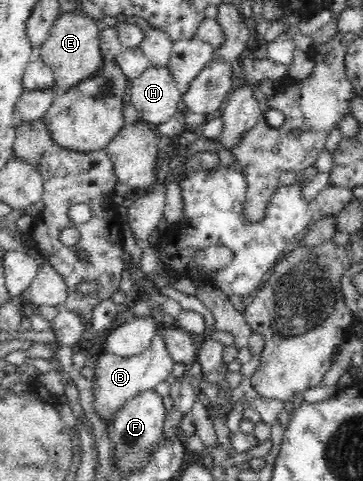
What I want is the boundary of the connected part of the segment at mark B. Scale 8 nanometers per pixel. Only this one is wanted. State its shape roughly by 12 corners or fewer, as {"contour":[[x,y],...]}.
{"contour":[[159,323],[141,355],[102,350],[92,385],[96,415],[111,428],[135,394],[154,389],[174,363]]}

